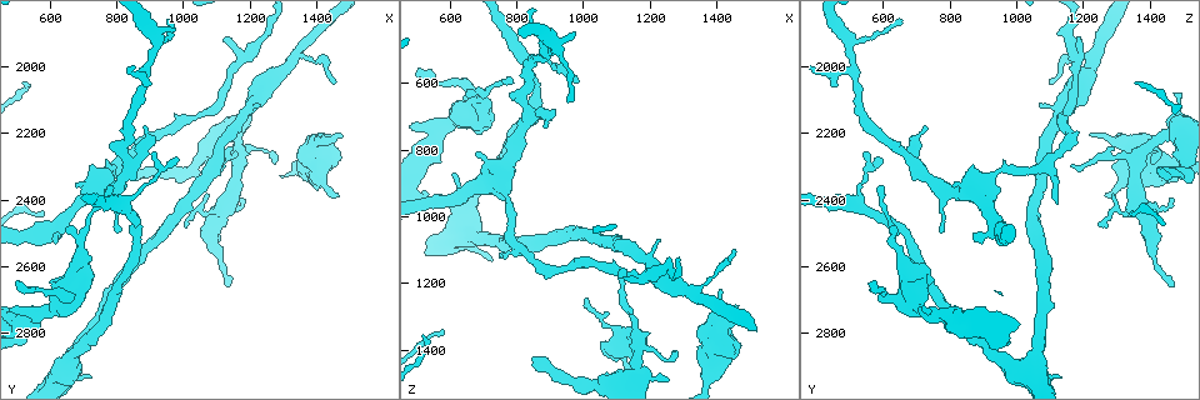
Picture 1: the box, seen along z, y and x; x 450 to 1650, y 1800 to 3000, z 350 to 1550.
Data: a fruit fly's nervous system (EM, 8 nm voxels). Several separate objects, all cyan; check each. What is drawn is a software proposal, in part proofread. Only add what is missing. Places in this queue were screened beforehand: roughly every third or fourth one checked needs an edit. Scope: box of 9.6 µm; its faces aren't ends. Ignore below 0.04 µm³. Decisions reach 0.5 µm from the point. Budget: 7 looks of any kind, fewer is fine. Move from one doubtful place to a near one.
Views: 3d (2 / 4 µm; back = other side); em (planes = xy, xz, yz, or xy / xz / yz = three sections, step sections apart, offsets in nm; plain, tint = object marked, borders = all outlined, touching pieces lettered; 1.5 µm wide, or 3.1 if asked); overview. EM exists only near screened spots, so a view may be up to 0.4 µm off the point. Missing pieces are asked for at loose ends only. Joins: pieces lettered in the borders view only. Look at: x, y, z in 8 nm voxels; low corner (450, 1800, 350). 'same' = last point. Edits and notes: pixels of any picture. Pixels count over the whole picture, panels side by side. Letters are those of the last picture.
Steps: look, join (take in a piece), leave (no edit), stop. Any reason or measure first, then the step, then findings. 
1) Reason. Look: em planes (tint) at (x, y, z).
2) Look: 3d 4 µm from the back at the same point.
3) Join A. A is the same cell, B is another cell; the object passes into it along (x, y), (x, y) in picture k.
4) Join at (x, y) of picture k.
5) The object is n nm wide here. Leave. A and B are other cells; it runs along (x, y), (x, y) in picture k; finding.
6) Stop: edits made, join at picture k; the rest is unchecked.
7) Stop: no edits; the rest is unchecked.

Free end. Look: em planes (borders) at (1170, 2390, 1470).

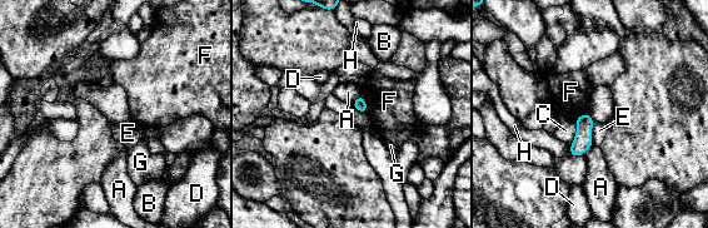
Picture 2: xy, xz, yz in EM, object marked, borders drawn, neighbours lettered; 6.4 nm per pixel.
Leave. A, B, C, D, E, F, G and H are other cells; a border runs along (362, 93), (352, 104) in picture 2; no lettered piece goes on from it.

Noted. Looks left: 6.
An open end. Look: em yz step 4 (tint) at (1480, 2210, 1310).

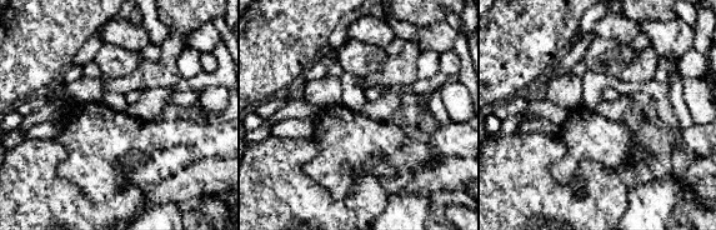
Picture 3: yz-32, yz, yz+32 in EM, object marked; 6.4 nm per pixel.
Cut it another way. Look: em planes (borders) at the same point.

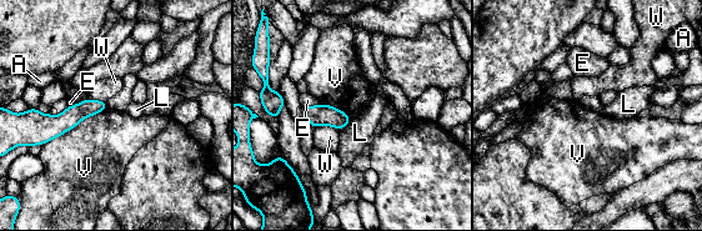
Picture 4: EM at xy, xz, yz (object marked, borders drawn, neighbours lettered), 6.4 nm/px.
Leave. A, E, L, V and W are other cells; a border runs along (106, 108), (40, 145) in picture 4; no lettered piece goes on from it.

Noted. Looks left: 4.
Tapers out. Look: 3d 4 µm at (780, 2350, 600).

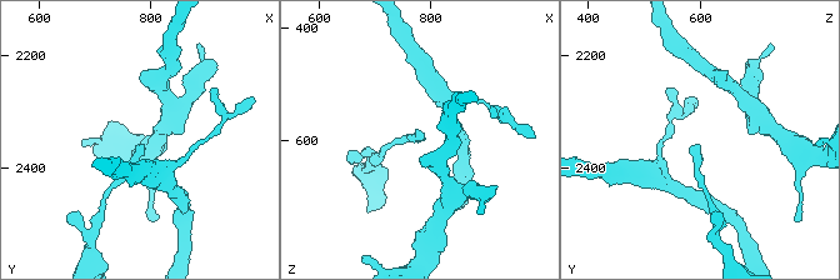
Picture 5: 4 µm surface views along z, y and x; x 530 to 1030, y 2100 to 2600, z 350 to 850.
Look: em xy step 8 (tint) at (780, 2350, 590).

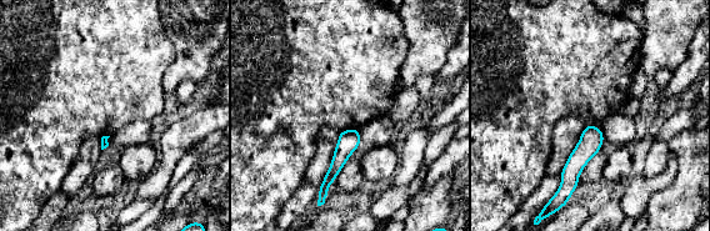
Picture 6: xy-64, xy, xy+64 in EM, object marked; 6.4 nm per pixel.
Look: em planes (borders) at the same point.

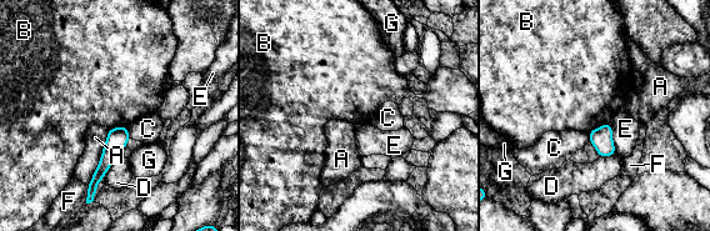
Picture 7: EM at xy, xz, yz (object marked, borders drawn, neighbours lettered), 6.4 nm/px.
The object is 140 nm wide here; the longest contact is with A, 400 nm. Leave. A, B, C, D, E, F and G are other cells; none of them fits.

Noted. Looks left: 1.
Stop: no edits; the rest is unchecked.

